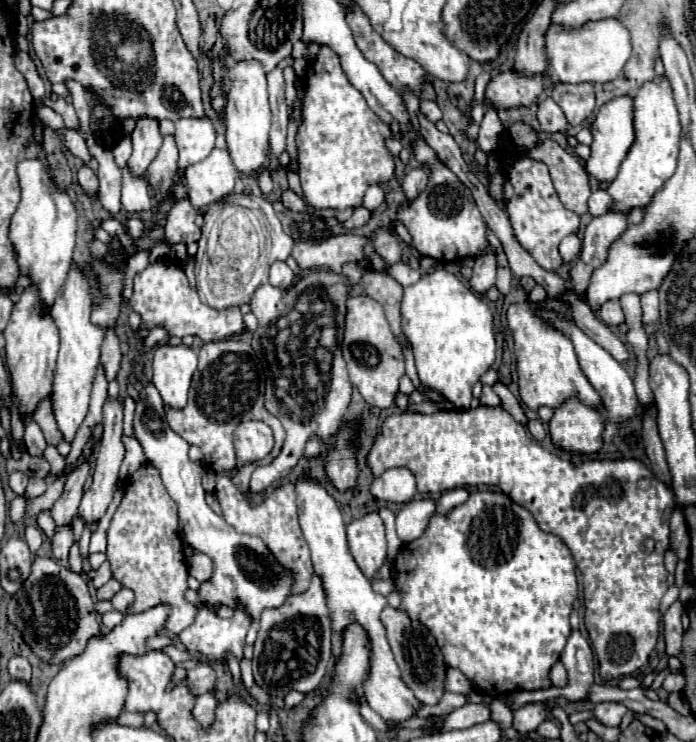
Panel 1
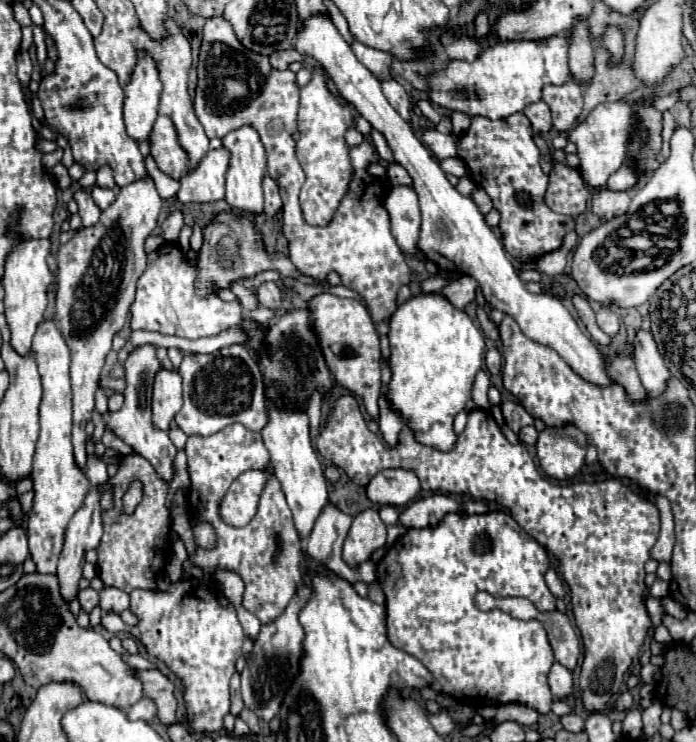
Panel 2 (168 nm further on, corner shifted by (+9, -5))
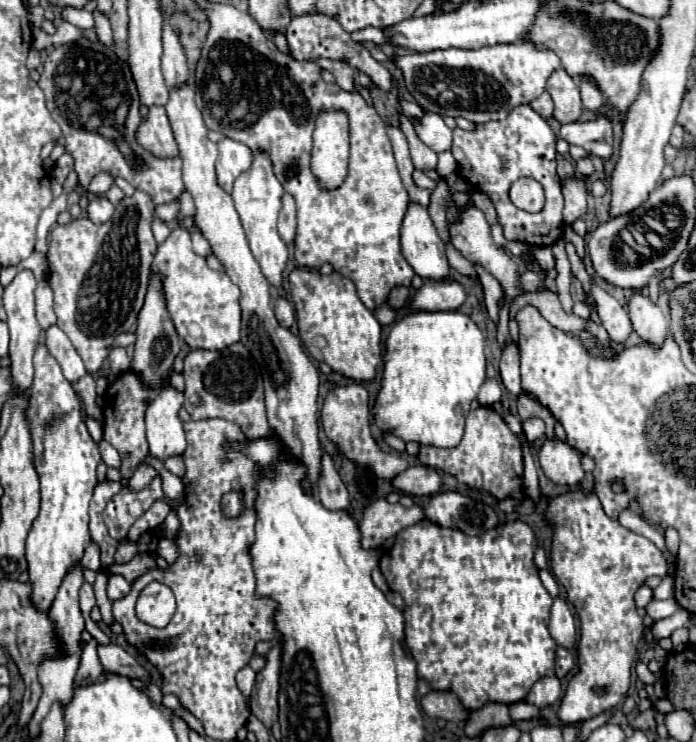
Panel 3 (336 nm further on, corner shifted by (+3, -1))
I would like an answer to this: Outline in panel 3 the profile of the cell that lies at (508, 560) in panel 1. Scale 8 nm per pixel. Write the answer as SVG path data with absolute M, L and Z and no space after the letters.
M423 519L407 529L403 529L401 533L397 533L397 543L395 547L387 553L387 557L383 555L379 561L381 573L385 575L391 591L397 591L403 601L403 615L405 615L405 643L413 655L413 659L417 661L417 673L419 677L423 677L433 689L437 691L451 691L455 693L463 705L469 711L477 711L487 703L519 703L527 697L527 693L531 691L531 687L543 679L543 677L553 677L555 675L555 653L557 653L557 643L551 639L549 631L547 631L547 621L549 621L549 609L553 605L553 597L547 593L547 589L543 587L541 579L539 579L539 571L533 563L533 555L537 549L537 539L531 531L531 527L523 521L507 521L503 525L497 525L495 529L489 529L487 533L483 533L481 537L467 537L463 531L457 529L441 529L435 523L429 523L429 519Z

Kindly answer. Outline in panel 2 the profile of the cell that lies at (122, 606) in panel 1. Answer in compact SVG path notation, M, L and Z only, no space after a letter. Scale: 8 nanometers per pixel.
M103 587L101 591L101 603L99 607L103 611L115 611L121 613L125 609L129 609L129 595L117 587Z

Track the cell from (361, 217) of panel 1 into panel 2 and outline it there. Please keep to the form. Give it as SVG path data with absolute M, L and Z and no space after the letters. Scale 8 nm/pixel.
M393 187L385 195L385 207L391 217L393 237L403 253L417 255L419 247L419 227L421 227L421 213L419 201L413 187Z

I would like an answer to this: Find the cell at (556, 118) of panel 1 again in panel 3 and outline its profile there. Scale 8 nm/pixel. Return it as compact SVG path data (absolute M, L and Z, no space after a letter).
M543 93L541 97L537 97L537 99L533 99L531 103L529 103L543 119L549 119L549 117L553 117L553 99L551 99L551 95L549 93Z

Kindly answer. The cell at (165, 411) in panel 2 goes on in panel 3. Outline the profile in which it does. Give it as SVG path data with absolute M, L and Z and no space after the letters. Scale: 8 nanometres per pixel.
M163 387L147 407L145 427L149 453L159 459L179 455L185 451L187 441L183 433L183 423L179 419L179 409L183 405L183 393L175 387Z

